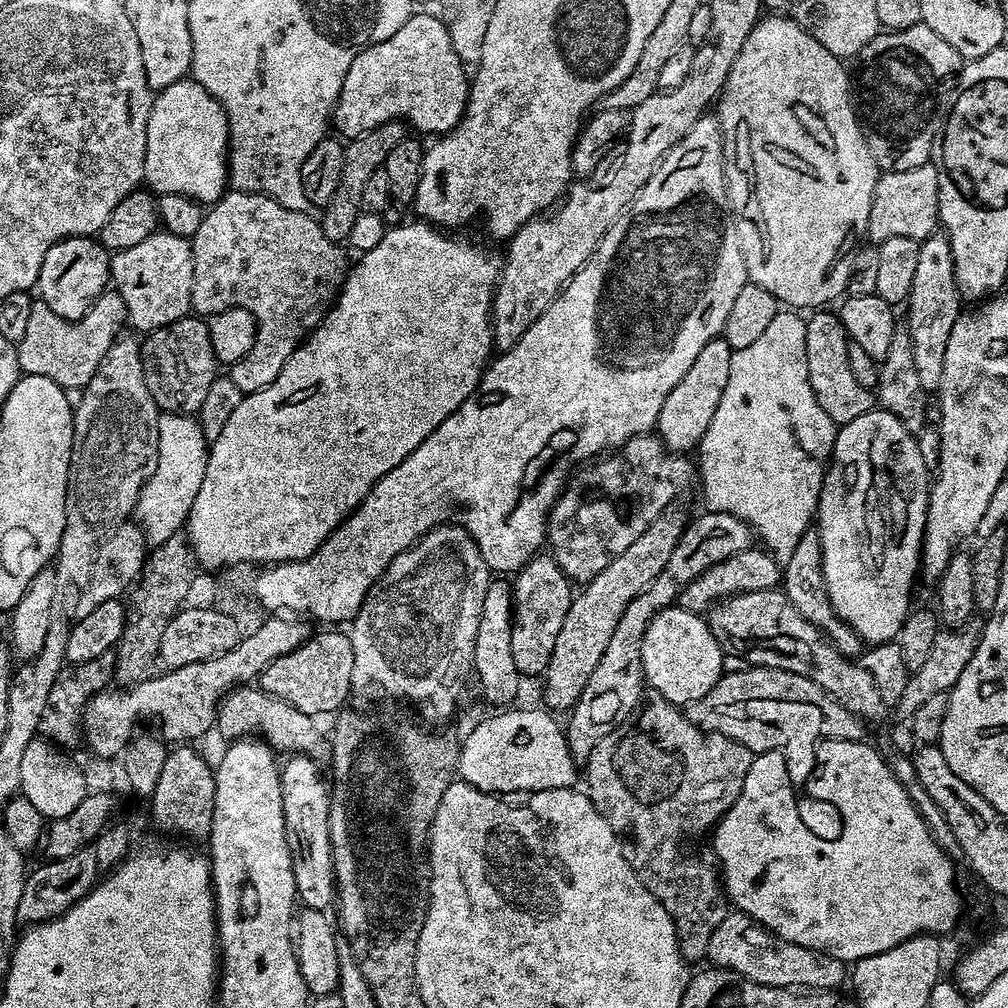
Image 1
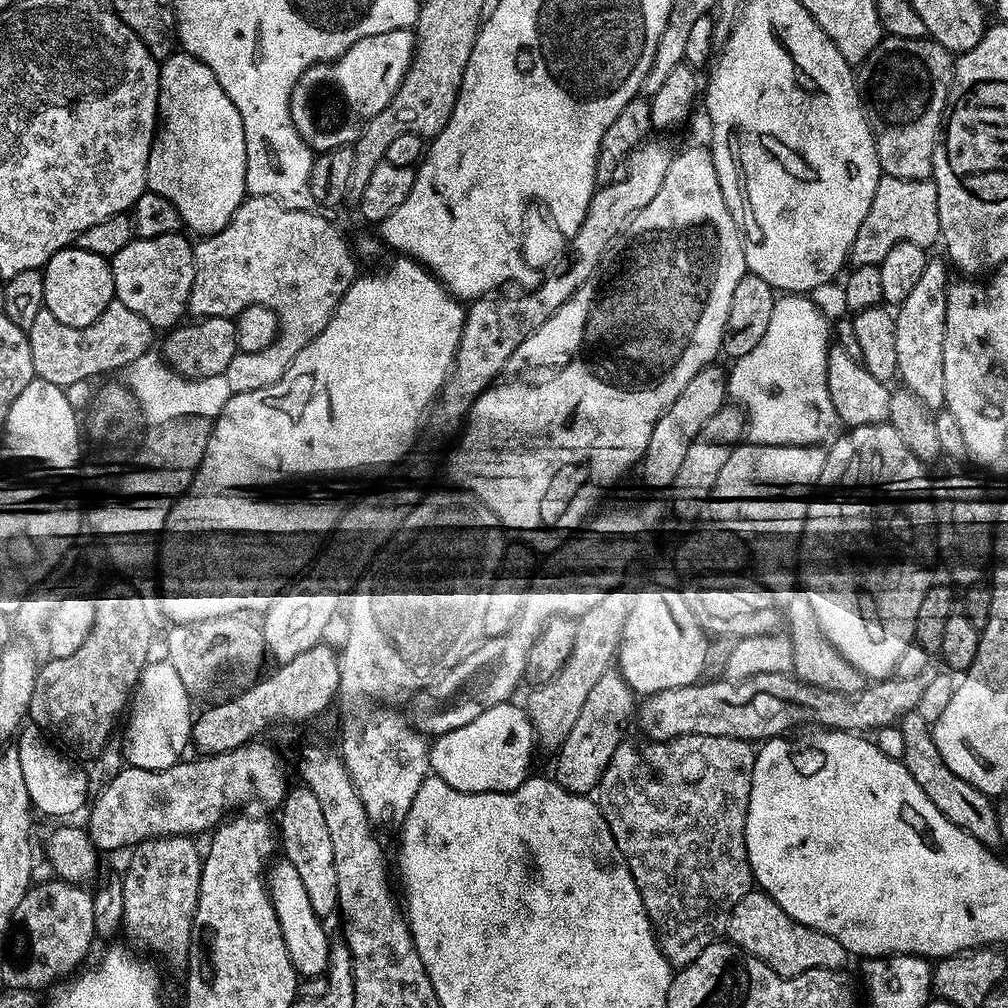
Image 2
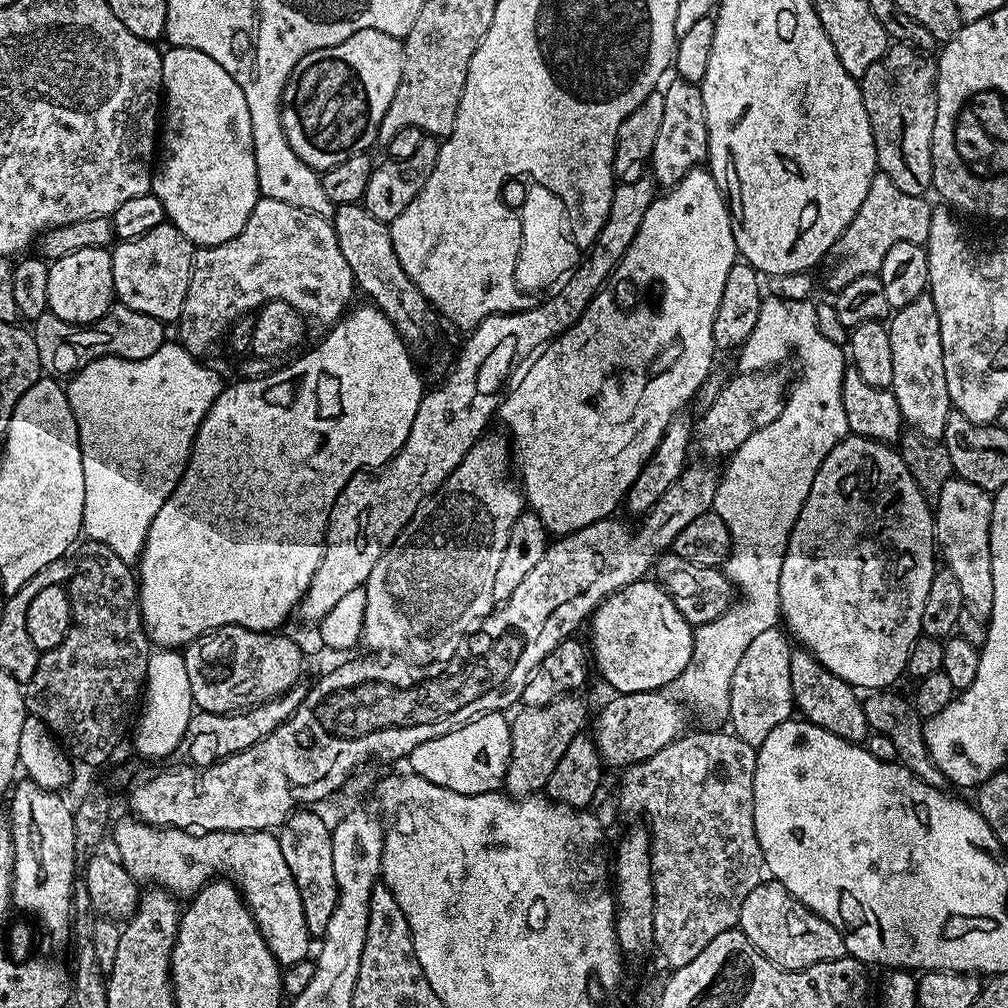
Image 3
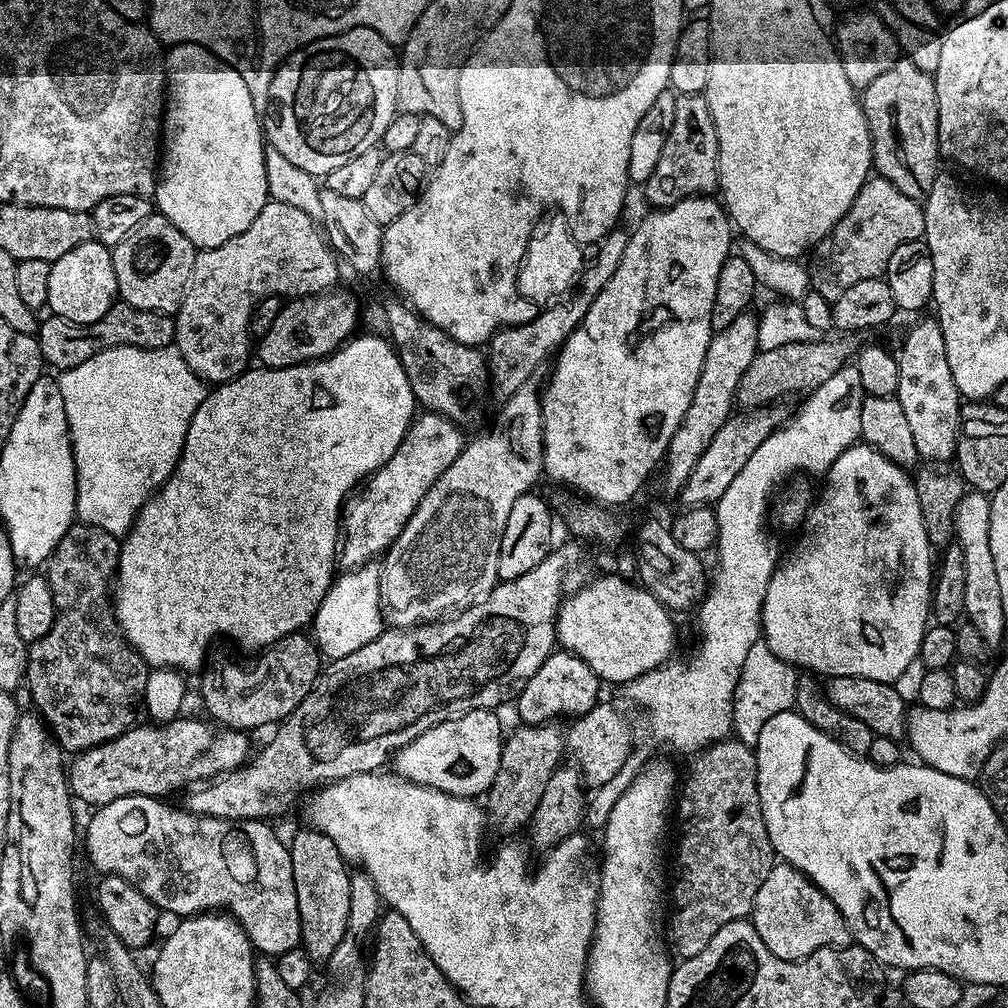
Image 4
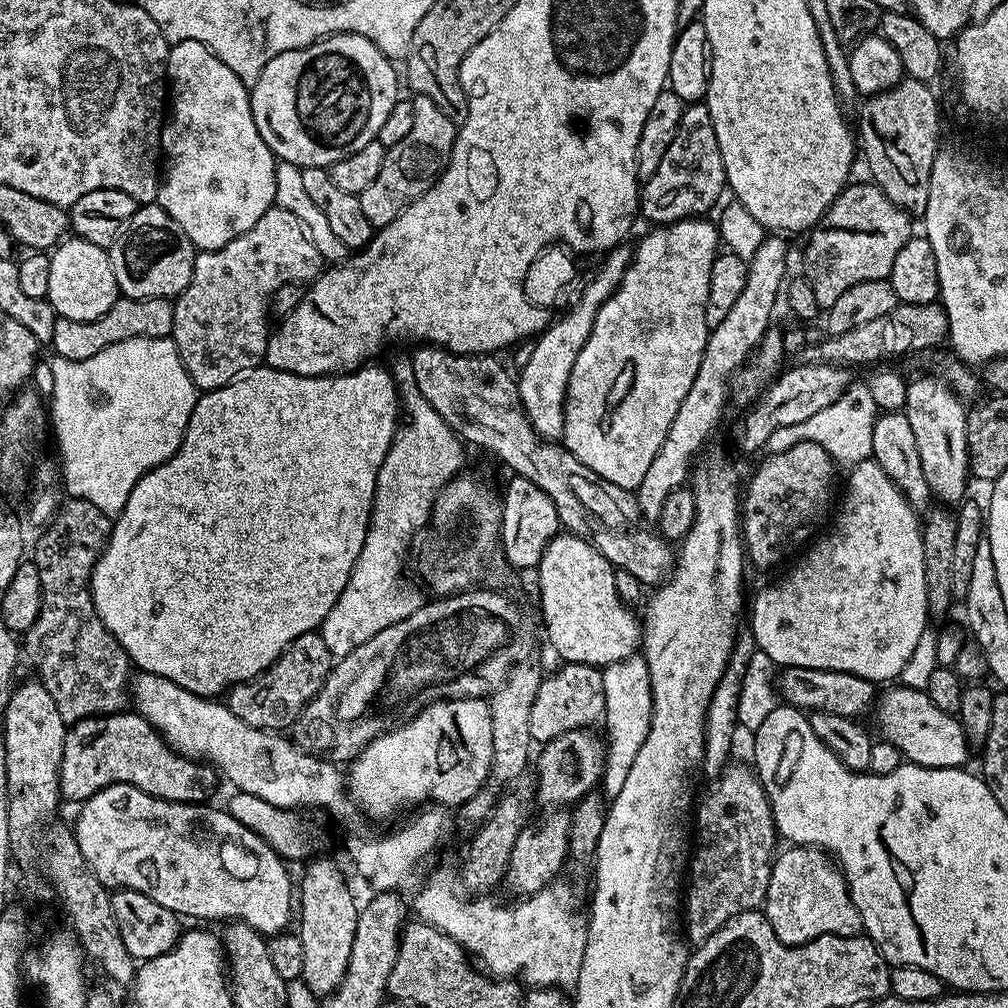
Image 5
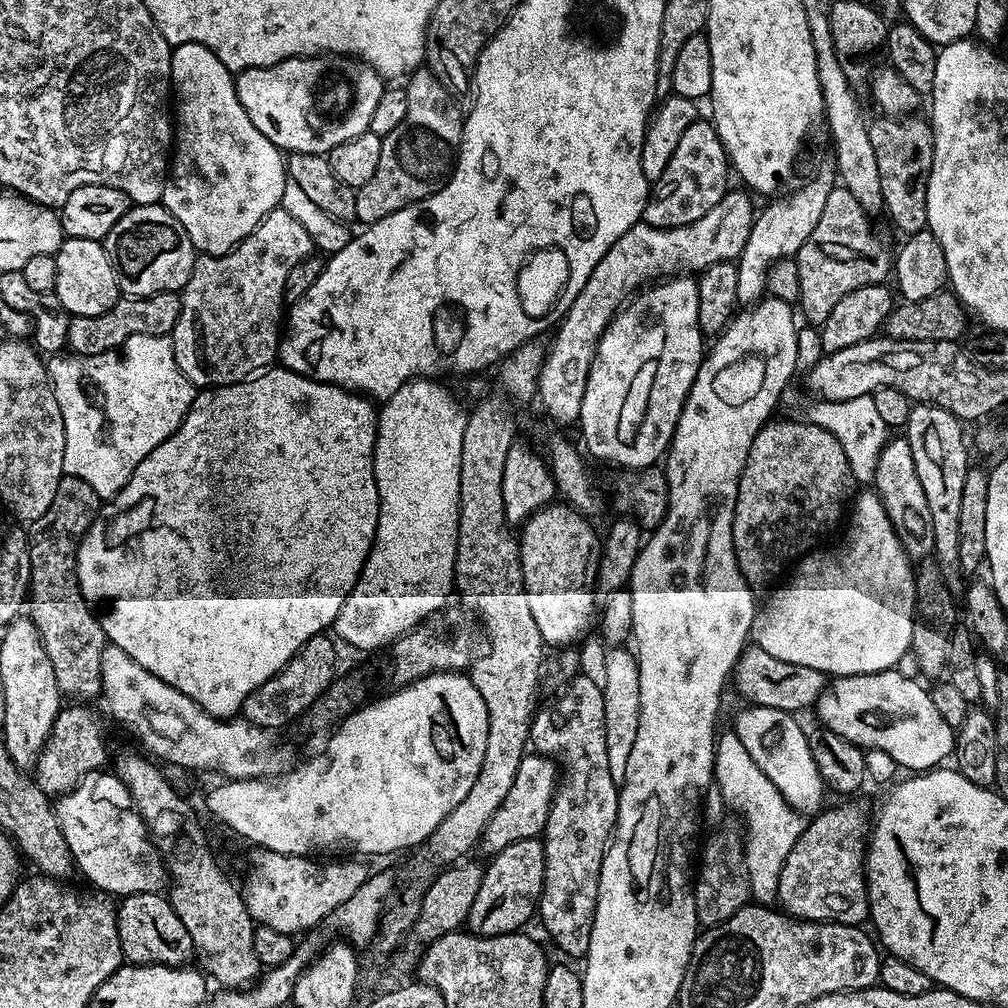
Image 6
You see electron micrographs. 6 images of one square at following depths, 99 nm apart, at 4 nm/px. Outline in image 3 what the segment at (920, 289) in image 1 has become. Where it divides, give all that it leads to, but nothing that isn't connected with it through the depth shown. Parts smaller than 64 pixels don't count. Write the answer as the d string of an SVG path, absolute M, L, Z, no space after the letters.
M925 294L914 298L910 306L895 309L886 324L894 357L894 382L890 391L898 398L898 410L902 410L905 425L917 436L935 441L943 437L947 416L954 411L950 390L946 390L946 366L942 366L942 334L938 322L938 310L934 310L932 297Z

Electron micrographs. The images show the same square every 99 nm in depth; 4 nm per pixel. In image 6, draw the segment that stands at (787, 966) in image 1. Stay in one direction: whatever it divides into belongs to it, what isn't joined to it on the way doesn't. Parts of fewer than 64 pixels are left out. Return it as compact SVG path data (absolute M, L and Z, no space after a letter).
M852 802L840 803L844 804L826 808L805 823L801 836L782 866L777 897L779 907L789 917L857 926L869 919L868 882L864 879L864 866L870 816L858 805L848 804Z

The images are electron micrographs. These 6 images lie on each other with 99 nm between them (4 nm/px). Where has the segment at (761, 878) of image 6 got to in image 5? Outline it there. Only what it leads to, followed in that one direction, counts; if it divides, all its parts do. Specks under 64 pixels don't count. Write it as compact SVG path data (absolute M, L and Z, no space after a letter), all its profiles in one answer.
M744 630L736 637L736 645L732 648L732 657L728 660L728 669L725 670L714 694L711 696L707 718L704 720L704 763L702 774L707 781L717 780L730 757L740 762L751 761L756 754L756 733L747 726L738 723L737 708L744 676L751 656L757 652L756 640L751 631Z

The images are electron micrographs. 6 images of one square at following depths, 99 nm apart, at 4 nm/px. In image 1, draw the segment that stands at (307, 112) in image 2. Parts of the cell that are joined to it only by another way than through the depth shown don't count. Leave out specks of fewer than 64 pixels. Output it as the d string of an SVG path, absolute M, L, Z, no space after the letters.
M416 12L398 26L394 35L364 48L354 58L354 62L350 62L350 70L342 82L342 90L332 110L331 127L337 128L341 132L339 135L344 138L361 136L391 120L401 120L409 125L412 123L420 132L449 132L451 128L458 126L468 105L470 76L464 71L466 65L458 58L447 23L428 12Z

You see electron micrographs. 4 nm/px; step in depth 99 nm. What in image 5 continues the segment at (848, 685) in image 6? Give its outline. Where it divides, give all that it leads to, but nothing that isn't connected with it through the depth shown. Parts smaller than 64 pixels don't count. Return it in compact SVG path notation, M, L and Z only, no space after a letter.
M892 688L888 693L879 697L875 705L876 724L880 727L879 735L889 740L903 754L905 761L920 764L923 768L959 768L967 765L970 745L964 736L962 726L955 719L944 714L934 714L930 698L926 694L920 694L914 688Z

